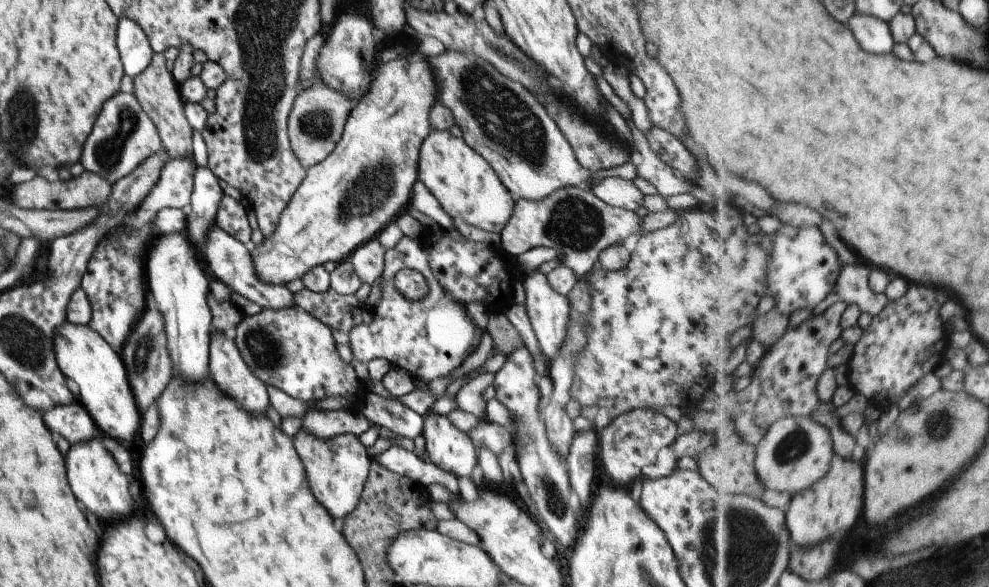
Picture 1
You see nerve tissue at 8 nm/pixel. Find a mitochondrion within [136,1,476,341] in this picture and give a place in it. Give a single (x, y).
(366, 192)

